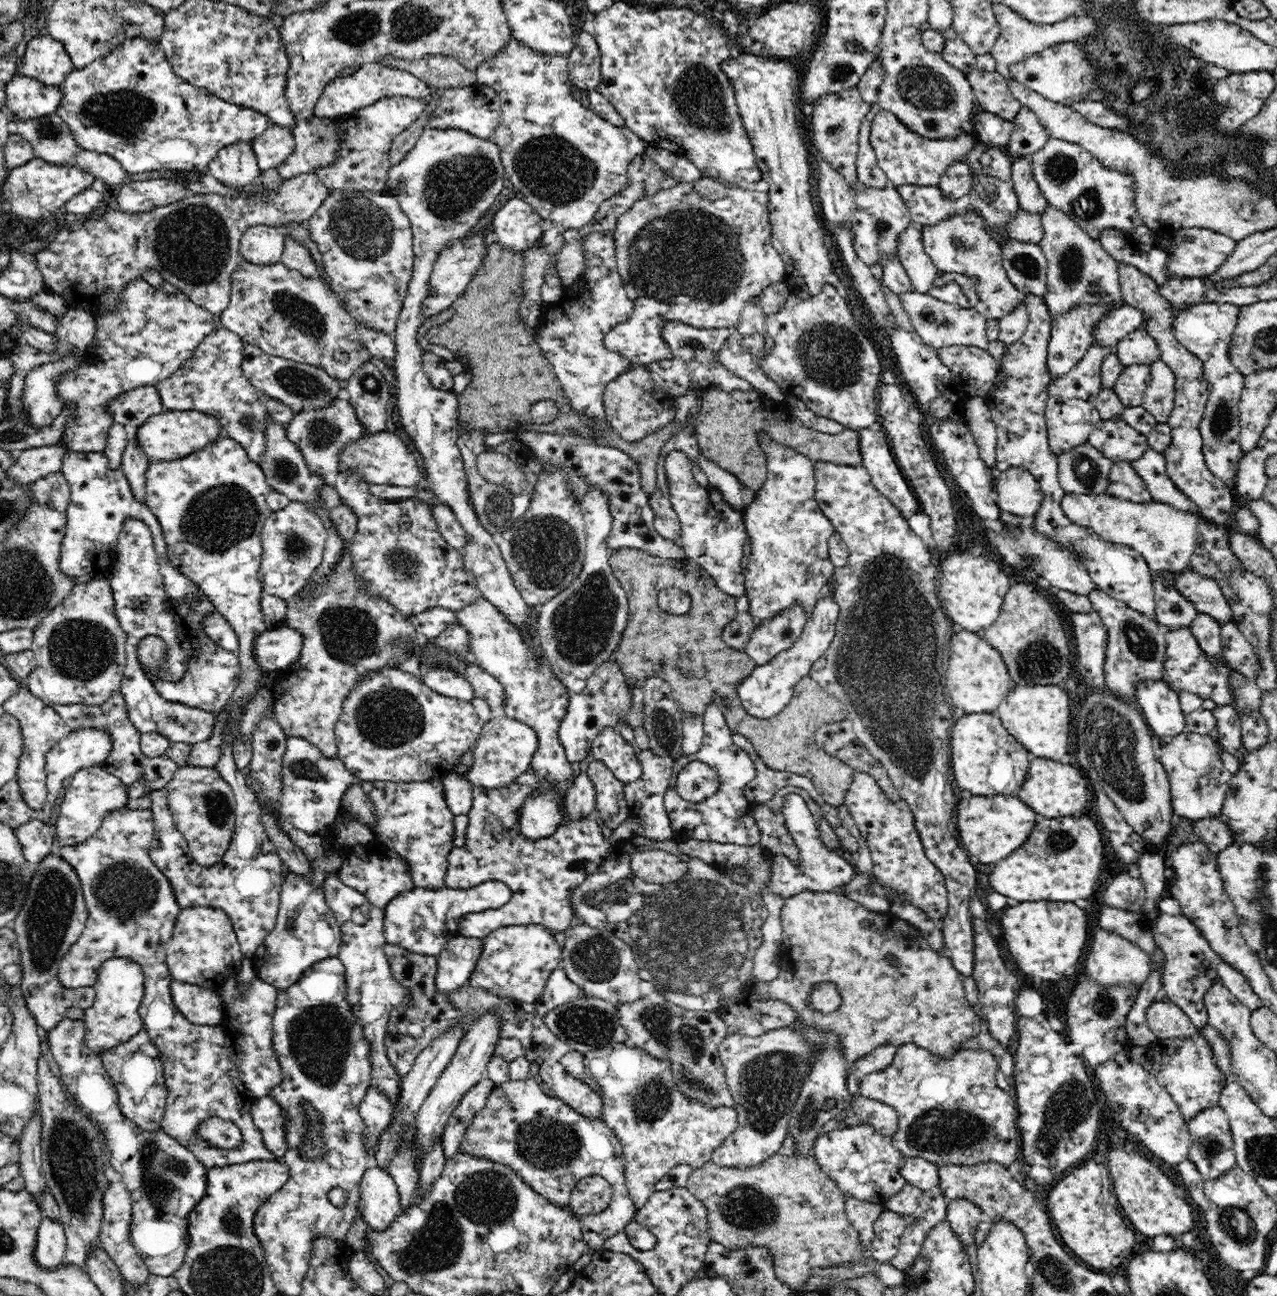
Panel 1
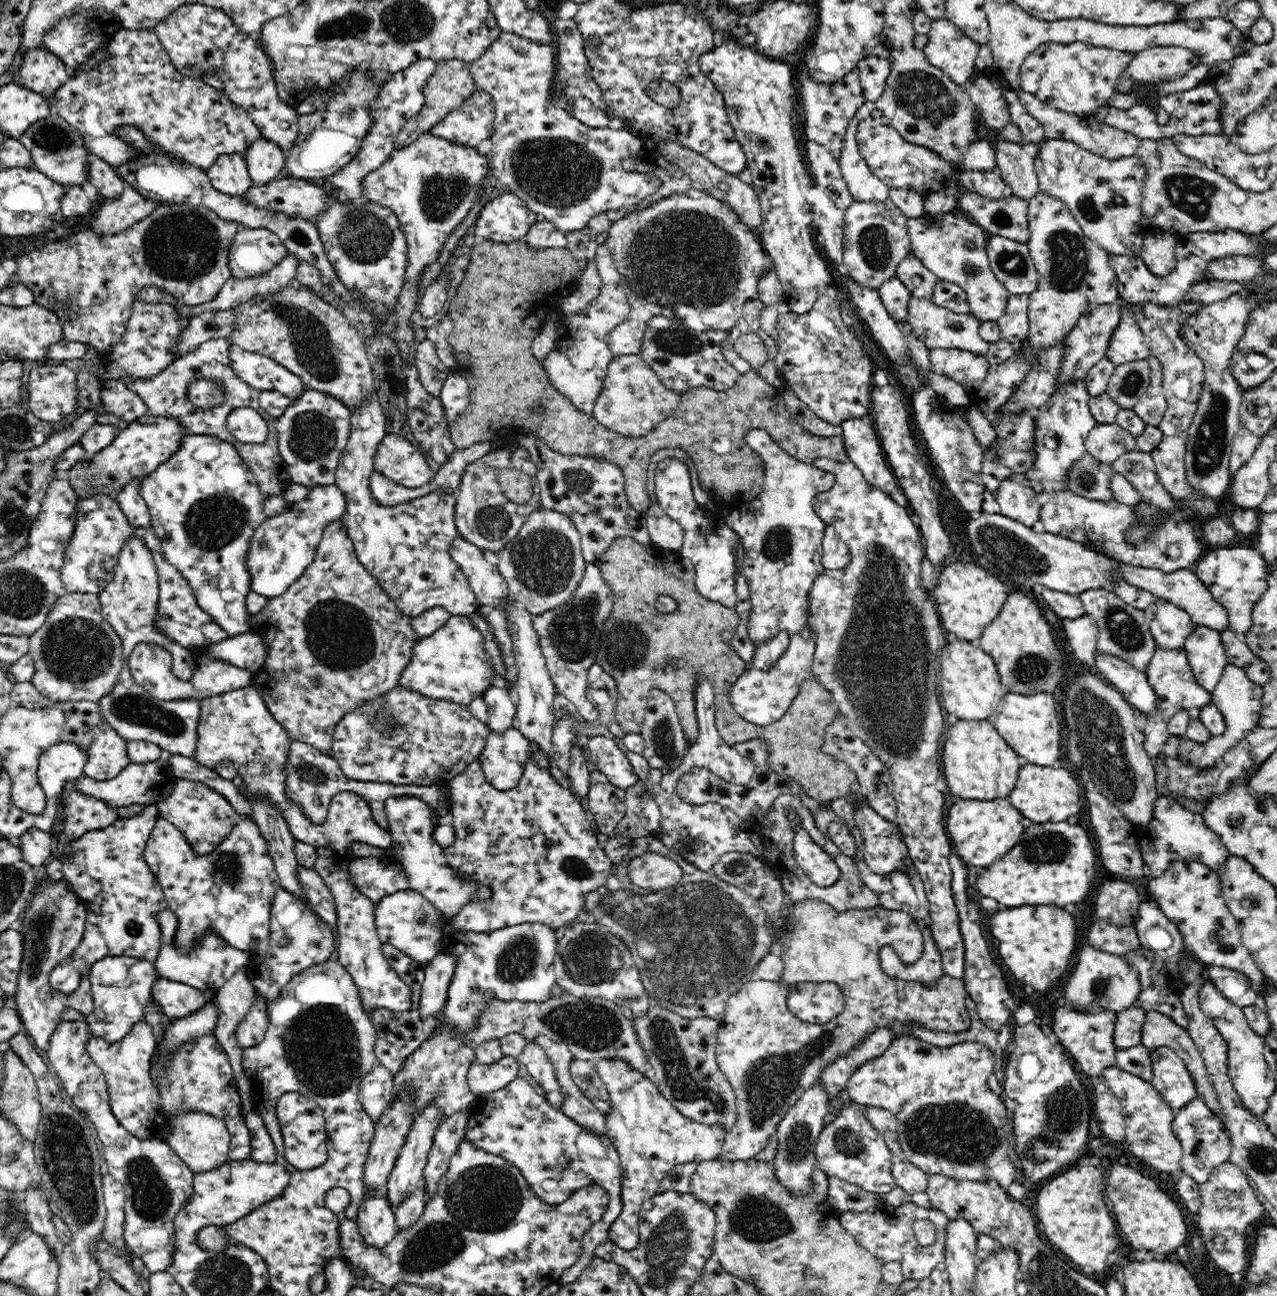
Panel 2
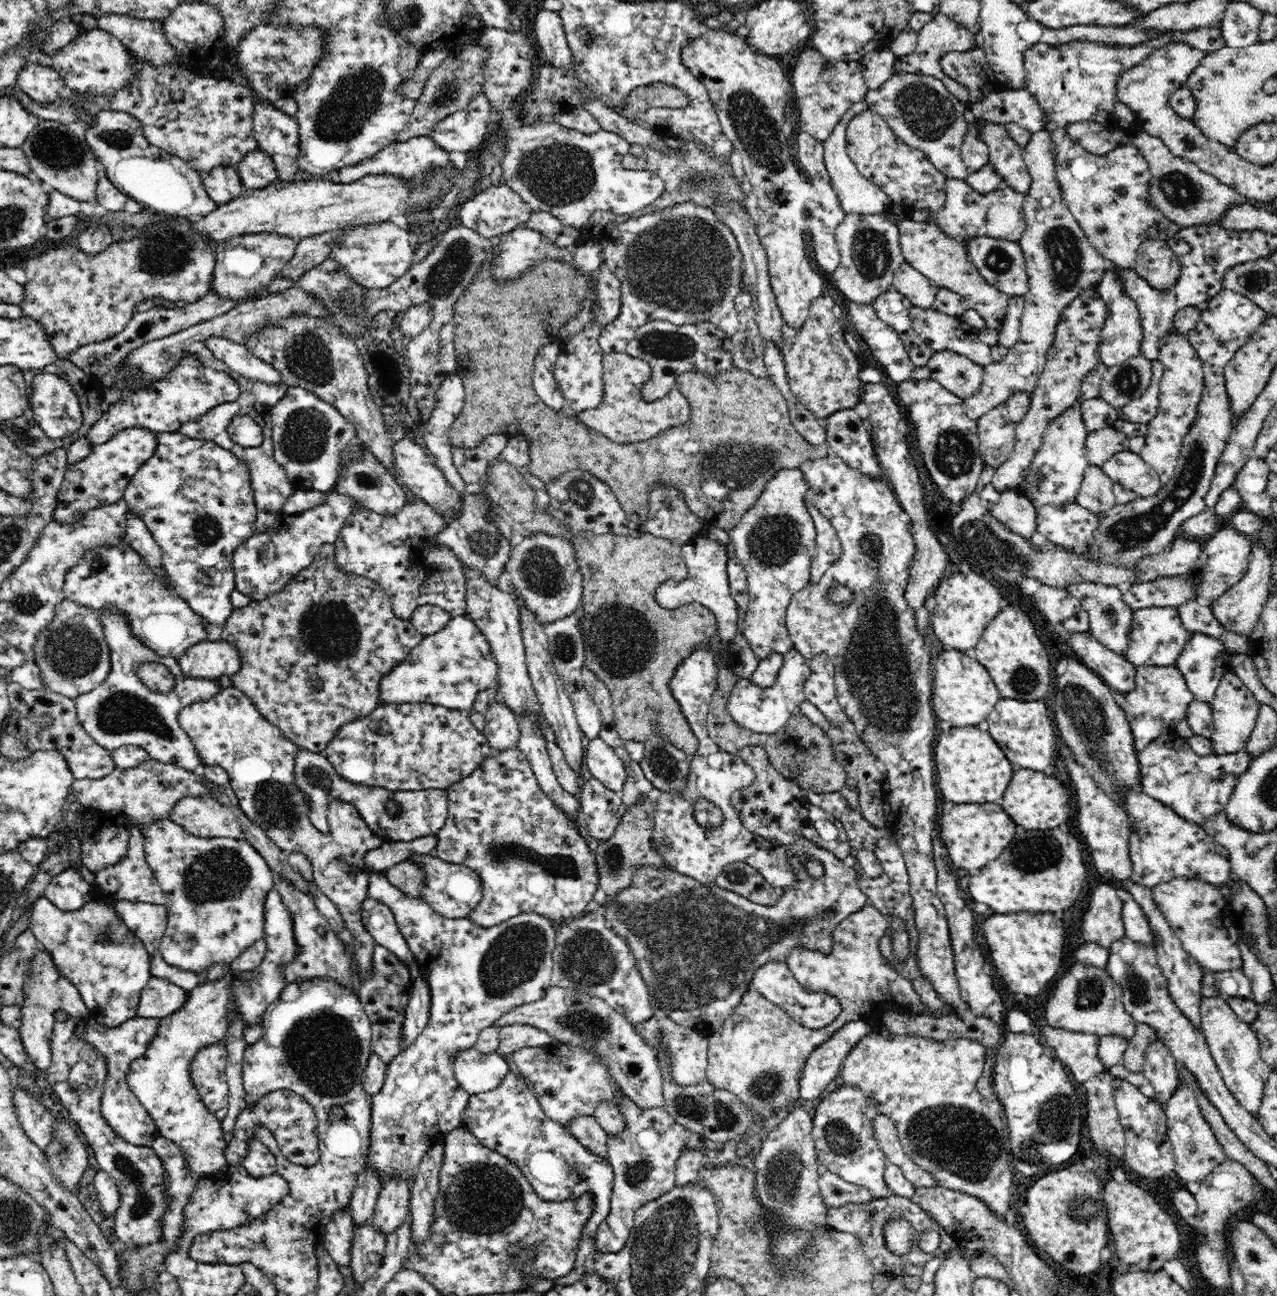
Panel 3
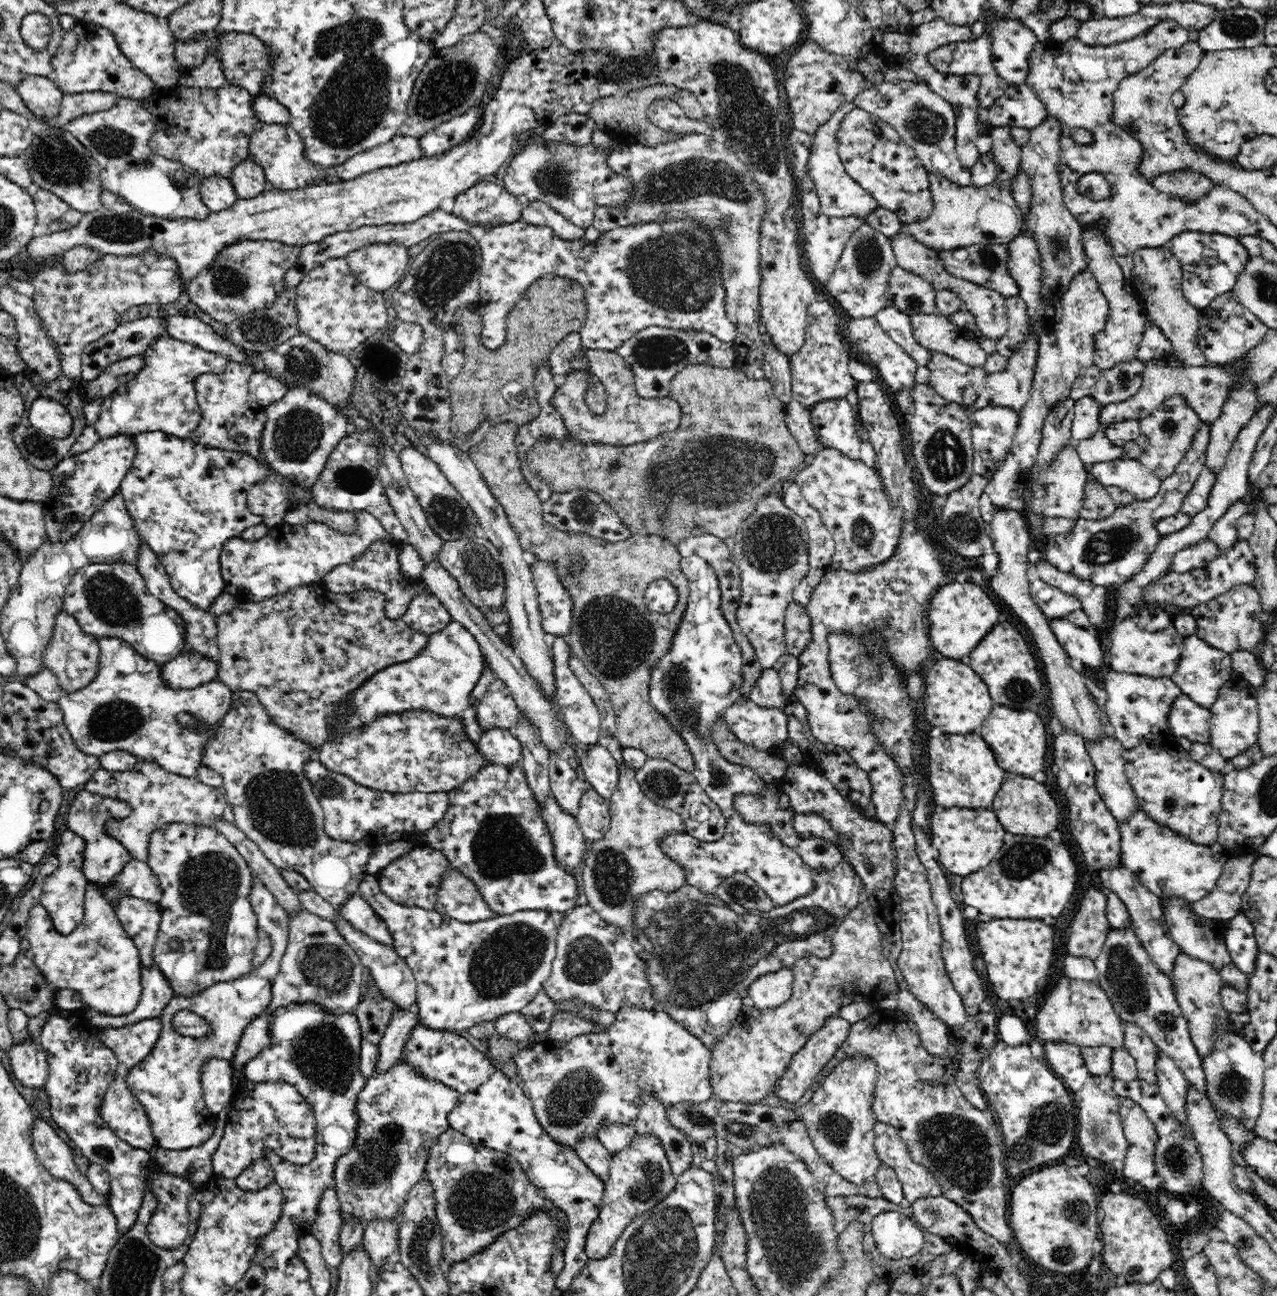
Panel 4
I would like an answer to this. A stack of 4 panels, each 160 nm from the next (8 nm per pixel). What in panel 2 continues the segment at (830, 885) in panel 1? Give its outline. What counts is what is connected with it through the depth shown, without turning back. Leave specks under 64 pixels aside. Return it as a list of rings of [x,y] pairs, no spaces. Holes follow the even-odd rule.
[[[789,806],[787,818],[796,827],[794,850],[798,866],[802,868],[808,878],[820,887],[827,887],[834,884],[842,873],[836,862],[832,860],[827,852],[820,848],[811,838],[810,833],[803,827],[802,820],[799,820],[798,810]]]

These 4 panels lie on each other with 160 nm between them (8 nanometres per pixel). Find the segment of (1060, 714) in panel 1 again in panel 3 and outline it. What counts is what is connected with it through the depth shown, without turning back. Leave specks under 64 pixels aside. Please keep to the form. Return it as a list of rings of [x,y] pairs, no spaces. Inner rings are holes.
[[[1002,698],[987,716],[988,733],[1003,749],[1004,755],[1015,768],[1035,769],[1043,771],[1047,766],[1054,765],[1052,756],[1056,745],[1056,732],[1052,726],[1052,718],[1044,702],[1040,700],[1024,701]]]

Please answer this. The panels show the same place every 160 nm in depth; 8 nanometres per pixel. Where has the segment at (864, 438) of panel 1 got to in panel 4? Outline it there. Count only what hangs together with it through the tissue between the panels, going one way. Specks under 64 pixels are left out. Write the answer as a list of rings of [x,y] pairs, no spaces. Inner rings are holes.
[[[832,399],[808,408],[817,439],[824,447],[840,451],[851,459],[858,459],[861,439],[856,431],[859,413],[847,399]]]

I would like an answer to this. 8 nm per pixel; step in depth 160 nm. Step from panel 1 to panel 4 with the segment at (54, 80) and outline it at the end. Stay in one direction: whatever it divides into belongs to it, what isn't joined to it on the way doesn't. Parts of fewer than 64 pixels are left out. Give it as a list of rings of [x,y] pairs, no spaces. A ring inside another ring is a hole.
[[[28,74],[15,88],[30,112],[44,117],[59,112],[64,92],[50,77]]]

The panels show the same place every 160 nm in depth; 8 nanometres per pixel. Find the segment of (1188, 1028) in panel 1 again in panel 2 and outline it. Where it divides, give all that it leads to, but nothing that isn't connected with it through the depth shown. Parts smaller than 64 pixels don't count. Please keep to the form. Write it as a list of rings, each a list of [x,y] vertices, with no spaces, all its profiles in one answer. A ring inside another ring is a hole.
[[[1151,1011],[1145,1014],[1140,1034],[1141,1045],[1148,1050],[1152,1051],[1162,1046],[1168,1047],[1186,1061],[1186,1065],[1188,1065],[1188,1069],[1198,1085],[1198,1093],[1200,1093],[1198,1098],[1203,1100],[1203,1103],[1208,1105],[1222,1122],[1220,1106],[1217,1106],[1216,1094],[1213,1094],[1213,1088],[1209,1084],[1204,1059],[1187,1029],[1178,1026],[1177,1022],[1169,1016]]]

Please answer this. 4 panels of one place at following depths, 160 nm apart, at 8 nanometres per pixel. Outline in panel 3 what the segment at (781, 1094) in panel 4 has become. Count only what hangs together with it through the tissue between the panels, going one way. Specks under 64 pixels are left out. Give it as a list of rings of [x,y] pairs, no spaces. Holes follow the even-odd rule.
[[[865,1021],[848,1023],[836,1031],[828,1042],[816,1048],[802,1070],[799,1097],[802,1100],[818,1098],[826,1085],[839,1074],[855,1044],[870,1034],[872,1029],[876,1027]]]

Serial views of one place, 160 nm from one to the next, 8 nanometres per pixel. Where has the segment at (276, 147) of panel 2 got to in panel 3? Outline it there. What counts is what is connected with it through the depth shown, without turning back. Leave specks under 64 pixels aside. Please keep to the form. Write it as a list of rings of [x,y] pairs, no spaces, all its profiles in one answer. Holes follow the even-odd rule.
[[[253,149],[237,164],[243,186],[250,189],[266,188],[278,179],[274,157],[263,149]]]

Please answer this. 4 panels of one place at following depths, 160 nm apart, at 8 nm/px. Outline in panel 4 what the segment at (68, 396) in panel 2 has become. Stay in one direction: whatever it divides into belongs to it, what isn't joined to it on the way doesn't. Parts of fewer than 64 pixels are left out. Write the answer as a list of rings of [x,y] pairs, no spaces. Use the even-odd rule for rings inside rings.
[[[49,397],[36,398],[30,405],[29,424],[40,432],[56,439],[70,436],[72,417],[66,407]]]

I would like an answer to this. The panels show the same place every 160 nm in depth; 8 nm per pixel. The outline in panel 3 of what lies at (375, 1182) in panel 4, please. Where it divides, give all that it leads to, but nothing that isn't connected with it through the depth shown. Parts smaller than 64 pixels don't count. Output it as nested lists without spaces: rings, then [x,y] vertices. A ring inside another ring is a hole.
[[[370,873],[367,896],[374,900],[382,901],[386,905],[390,905],[392,911],[394,911],[395,919],[398,921],[400,931],[402,931],[403,936],[406,937],[407,944],[410,945],[412,956],[415,958],[418,970],[425,976],[431,994],[430,1018],[426,1028],[424,1028],[420,1036],[416,1037],[416,1040],[413,1041],[411,1045],[408,1045],[408,1048],[400,1051],[393,1060],[387,1064],[387,1075],[385,1076],[382,1090],[380,1090],[379,1094],[376,1094],[376,1096],[370,1096],[371,1146],[369,1148],[365,1167],[373,1168],[373,1170],[377,1172],[377,1176],[379,1176],[379,1180],[384,1184],[385,1180],[390,1175],[397,1175],[398,1173],[402,1173],[402,1175],[406,1175],[412,1180],[420,1161],[424,1158],[426,1152],[430,1150],[430,1147],[434,1146],[434,1144],[438,1144],[446,1133],[461,1126],[461,1118],[464,1109],[470,1102],[471,1095],[468,1094],[468,1092],[459,1085],[459,1081],[456,1080],[456,1060],[458,1060],[458,1056],[460,1056],[462,1052],[473,1046],[480,1032],[484,1030],[484,1027],[494,1025],[494,1022],[496,1022],[498,1018],[502,1018],[506,1012],[510,1012],[518,1006],[537,1002],[538,1000],[541,1000],[541,998],[544,998],[546,990],[551,987],[553,966],[555,964],[553,957],[553,952],[555,950],[555,934],[557,933],[558,927],[550,919],[546,919],[542,915],[531,912],[512,917],[511,919],[505,920],[495,927],[490,928],[477,926],[476,923],[468,918],[446,918],[432,910],[432,907],[428,906],[428,903],[424,902],[424,899],[420,898],[420,896],[408,896],[402,889],[392,886],[384,874]]]

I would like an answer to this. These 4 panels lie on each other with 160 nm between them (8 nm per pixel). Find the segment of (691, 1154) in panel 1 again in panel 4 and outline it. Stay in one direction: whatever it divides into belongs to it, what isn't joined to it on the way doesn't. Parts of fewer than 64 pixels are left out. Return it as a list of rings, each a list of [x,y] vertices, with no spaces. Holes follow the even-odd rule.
[[[637,1135],[620,1152],[612,1155],[609,1176],[603,1192],[603,1207],[599,1219],[587,1236],[587,1255],[590,1260],[606,1258],[622,1232],[642,1213],[657,1206],[672,1192],[677,1177],[670,1170],[666,1152],[656,1135]]]

